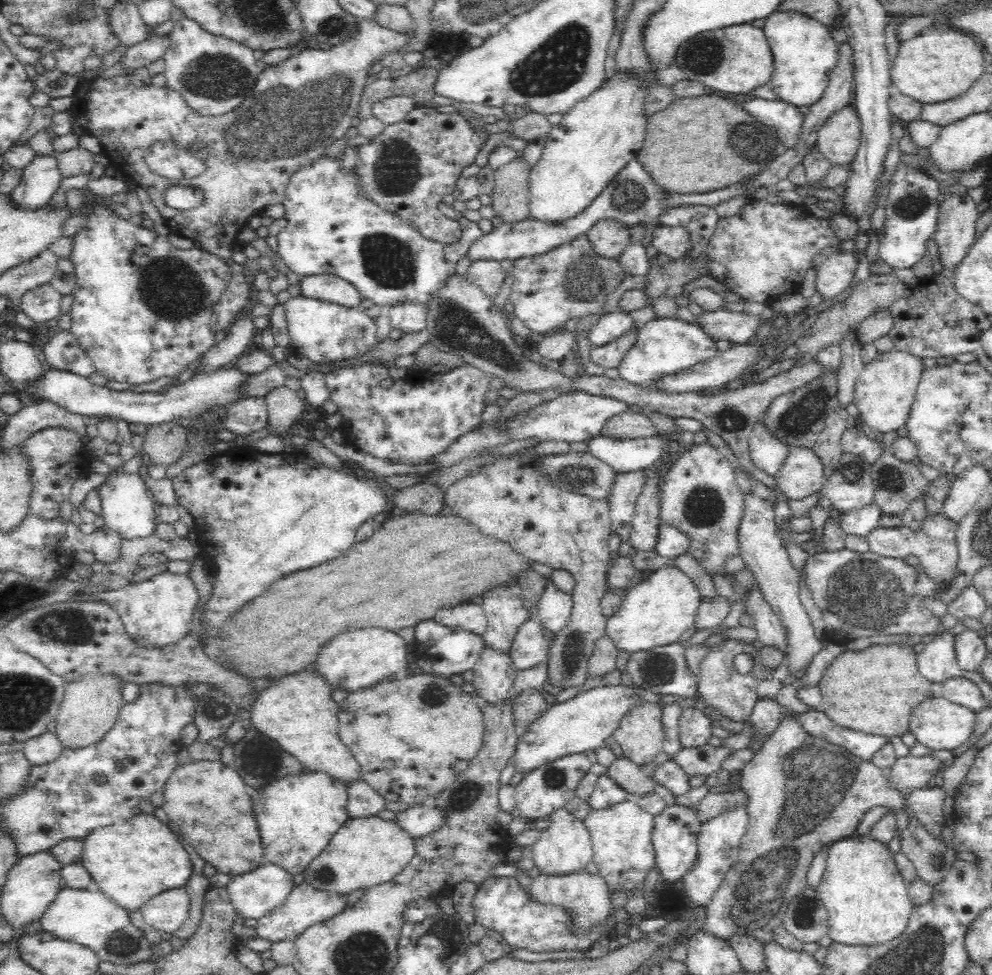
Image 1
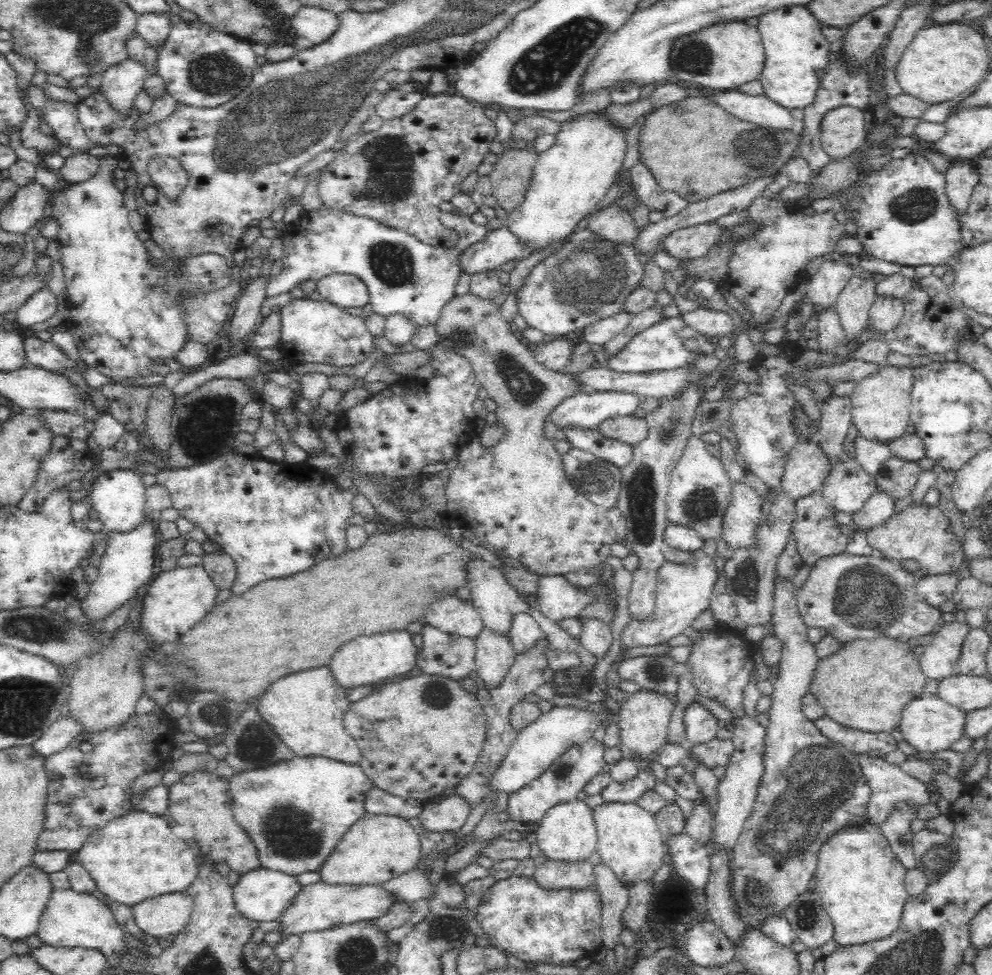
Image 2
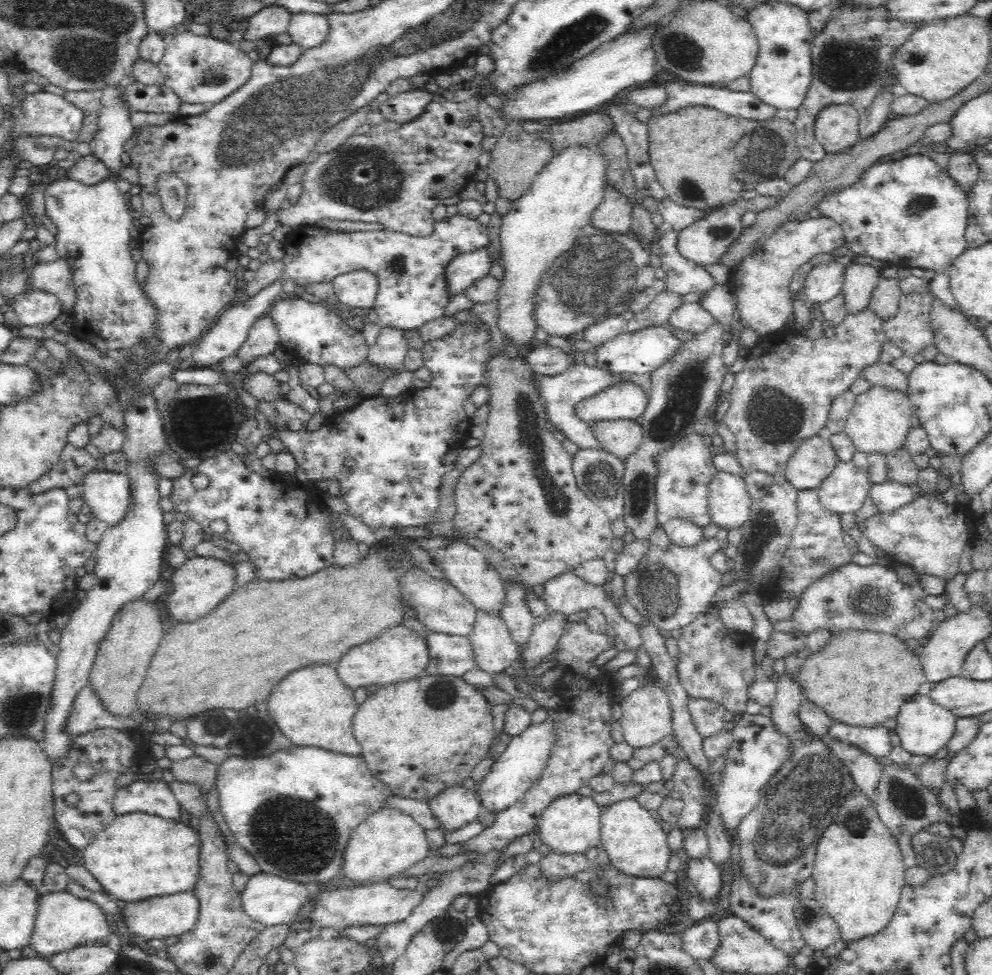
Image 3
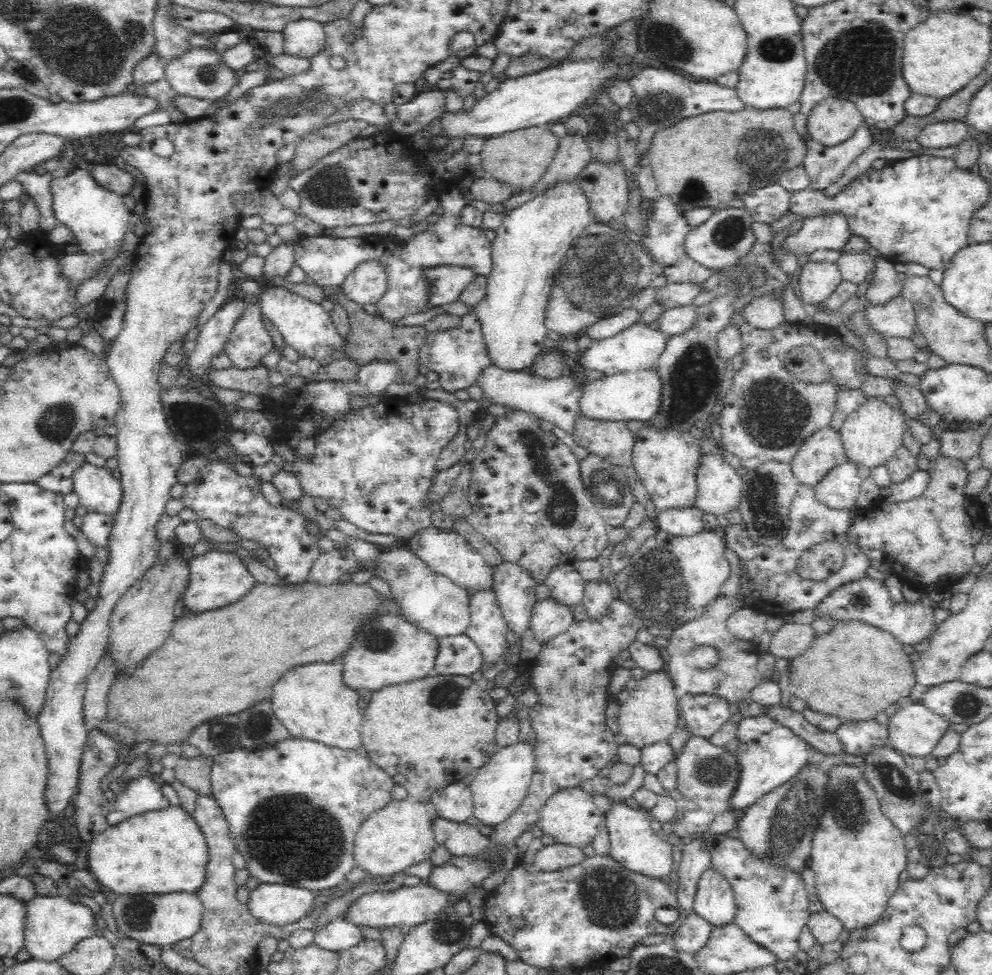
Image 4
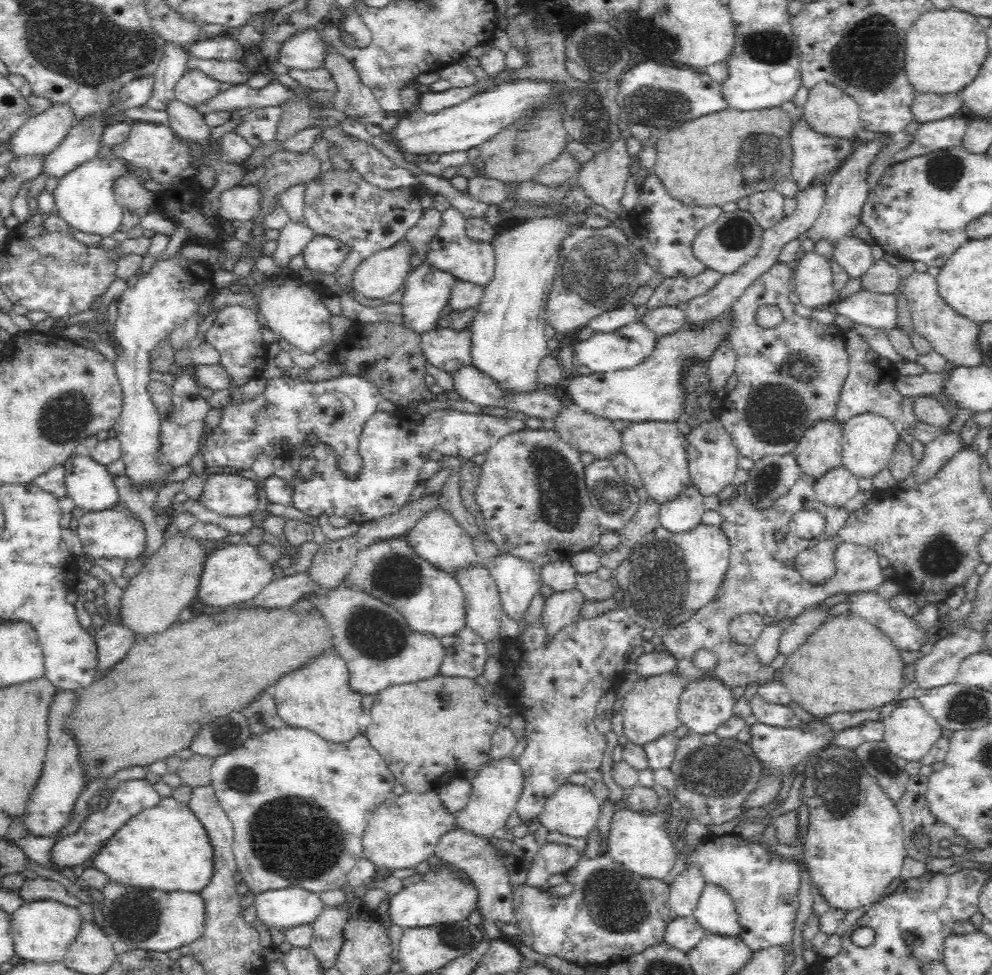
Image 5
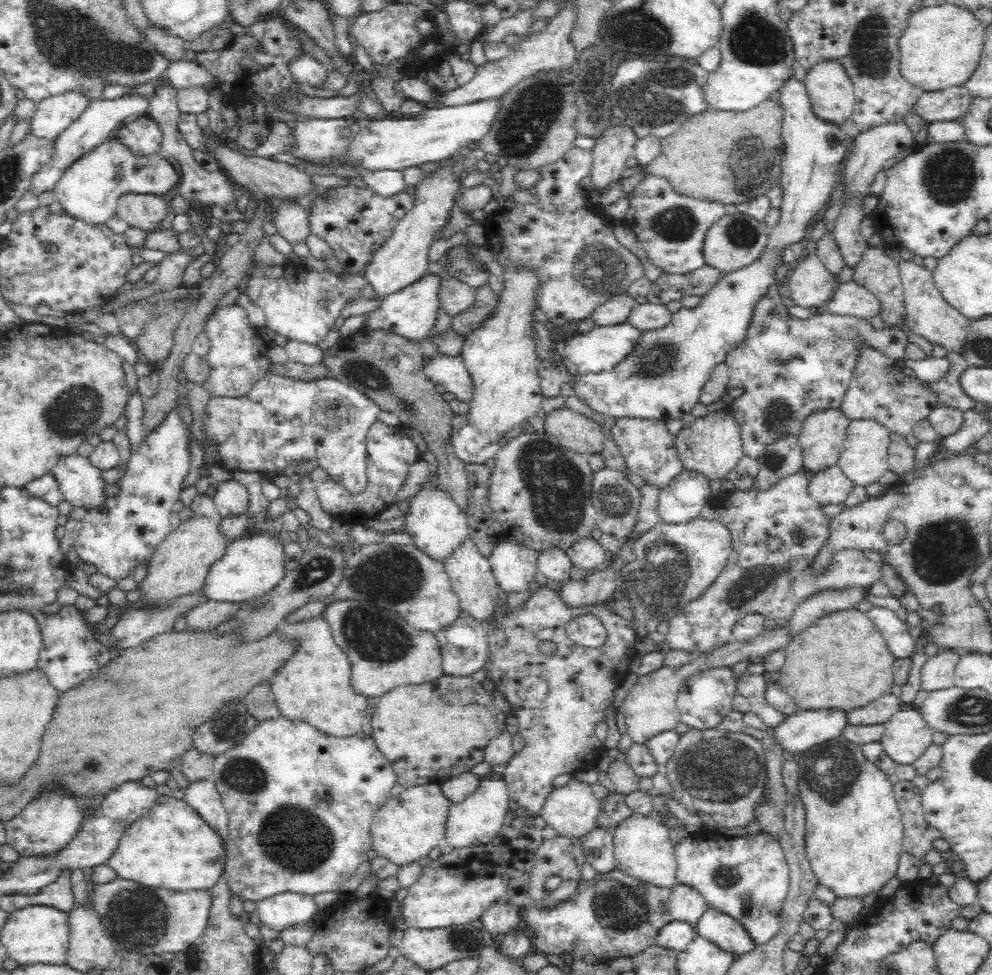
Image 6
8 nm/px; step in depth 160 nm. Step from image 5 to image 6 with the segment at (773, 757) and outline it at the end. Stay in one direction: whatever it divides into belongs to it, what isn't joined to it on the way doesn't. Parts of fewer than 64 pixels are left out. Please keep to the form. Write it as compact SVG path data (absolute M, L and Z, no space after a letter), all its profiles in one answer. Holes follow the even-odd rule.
M798 708L794 714L785 717L776 726L776 739L780 741L788 756L797 757L800 751L842 735L848 725L846 714L846 711L836 708Z

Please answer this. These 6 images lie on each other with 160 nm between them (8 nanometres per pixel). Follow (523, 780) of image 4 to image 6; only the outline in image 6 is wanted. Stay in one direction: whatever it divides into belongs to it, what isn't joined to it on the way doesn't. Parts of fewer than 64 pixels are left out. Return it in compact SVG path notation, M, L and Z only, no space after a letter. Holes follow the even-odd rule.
M487 774L481 780L474 794L467 796L459 803L451 803L447 812L444 829L444 840L450 848L466 848L488 844L502 828L504 816L508 812L507 790L501 775Z

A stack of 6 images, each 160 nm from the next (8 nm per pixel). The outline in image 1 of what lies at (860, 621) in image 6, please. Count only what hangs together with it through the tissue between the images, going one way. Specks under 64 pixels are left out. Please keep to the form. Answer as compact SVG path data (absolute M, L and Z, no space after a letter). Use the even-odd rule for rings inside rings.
M892 642L891 644L874 644L864 650L848 650L842 652L828 665L817 687L819 688L822 702L819 711L825 712L830 720L838 726L851 728L866 734L902 736L908 732L909 716L912 709L920 702L933 697L930 689L933 681L928 680L917 665L917 653L912 644Z

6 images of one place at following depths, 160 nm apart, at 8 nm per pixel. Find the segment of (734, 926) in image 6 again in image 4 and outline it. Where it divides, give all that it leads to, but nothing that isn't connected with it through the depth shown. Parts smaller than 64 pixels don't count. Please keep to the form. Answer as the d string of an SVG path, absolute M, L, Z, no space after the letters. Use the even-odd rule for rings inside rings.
M710 868L702 874L693 912L713 928L735 923L737 907L734 889L724 876Z

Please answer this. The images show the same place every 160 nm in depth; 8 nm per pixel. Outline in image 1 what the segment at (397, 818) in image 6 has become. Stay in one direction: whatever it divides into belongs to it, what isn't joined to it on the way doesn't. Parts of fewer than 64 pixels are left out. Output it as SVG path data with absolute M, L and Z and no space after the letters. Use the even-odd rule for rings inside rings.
M377 815L350 817L338 828L338 832L330 840L330 844L324 848L324 852L321 852L308 864L308 868L303 872L304 881L308 881L314 888L322 889L324 892L340 892L341 894L384 884L392 880L394 876L401 874L402 870L410 864L410 860L416 854L416 841L414 840L415 838L394 820L384 820Z

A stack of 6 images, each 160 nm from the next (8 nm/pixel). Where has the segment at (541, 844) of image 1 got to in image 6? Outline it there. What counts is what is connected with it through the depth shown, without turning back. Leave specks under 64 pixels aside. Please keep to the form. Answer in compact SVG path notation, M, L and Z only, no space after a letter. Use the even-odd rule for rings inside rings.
M573 778L567 784L553 788L540 810L540 816L560 836L584 836L595 828L601 809L590 787Z

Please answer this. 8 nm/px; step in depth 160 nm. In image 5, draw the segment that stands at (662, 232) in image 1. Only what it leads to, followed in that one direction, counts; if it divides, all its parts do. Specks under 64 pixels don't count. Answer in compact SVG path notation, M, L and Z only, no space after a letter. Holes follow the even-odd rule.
M737 209L733 212L723 212L713 224L702 228L698 236L694 238L692 249L706 269L725 275L736 272L744 264L750 262L758 254L762 239L763 229L750 212Z

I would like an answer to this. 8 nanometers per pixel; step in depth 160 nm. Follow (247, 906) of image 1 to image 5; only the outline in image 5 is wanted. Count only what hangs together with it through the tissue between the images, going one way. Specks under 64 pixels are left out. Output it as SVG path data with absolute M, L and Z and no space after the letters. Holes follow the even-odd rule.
M300 887L264 892L255 897L257 919L269 929L278 931L312 924L326 907L314 892Z

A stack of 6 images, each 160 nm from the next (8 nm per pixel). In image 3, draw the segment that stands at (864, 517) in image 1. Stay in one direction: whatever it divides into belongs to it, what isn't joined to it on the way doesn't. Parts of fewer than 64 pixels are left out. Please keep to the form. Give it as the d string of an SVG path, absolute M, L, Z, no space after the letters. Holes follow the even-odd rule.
M887 481L882 484L871 484L868 500L874 502L880 512L894 512L912 502L920 492L918 484Z

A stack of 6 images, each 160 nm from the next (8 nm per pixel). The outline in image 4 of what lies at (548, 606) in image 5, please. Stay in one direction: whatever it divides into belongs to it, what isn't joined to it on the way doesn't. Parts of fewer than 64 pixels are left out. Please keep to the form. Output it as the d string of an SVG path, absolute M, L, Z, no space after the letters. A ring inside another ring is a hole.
M550 596L535 602L529 628L534 633L534 638L542 645L550 637L566 632L574 621L572 606L562 604Z

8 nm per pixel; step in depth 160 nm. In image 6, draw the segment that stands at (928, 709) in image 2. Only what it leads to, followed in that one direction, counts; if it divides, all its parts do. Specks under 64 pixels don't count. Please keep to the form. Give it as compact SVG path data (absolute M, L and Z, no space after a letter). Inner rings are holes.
M903 704L902 710L893 714L888 722L884 722L884 726L885 732L879 741L885 753L898 765L912 764L932 744L933 730L913 704Z

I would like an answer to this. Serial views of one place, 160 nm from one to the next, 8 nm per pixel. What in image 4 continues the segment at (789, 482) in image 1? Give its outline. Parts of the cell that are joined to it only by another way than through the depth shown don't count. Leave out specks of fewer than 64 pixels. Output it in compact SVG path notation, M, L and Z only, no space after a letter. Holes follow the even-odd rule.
M826 426L808 436L790 462L798 482L815 487L827 472L846 461L841 435Z

